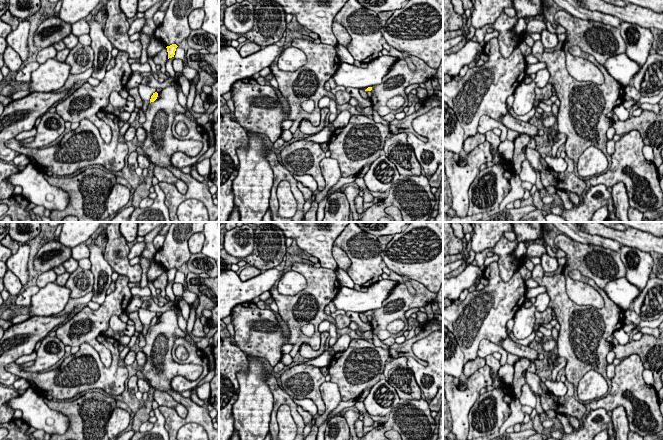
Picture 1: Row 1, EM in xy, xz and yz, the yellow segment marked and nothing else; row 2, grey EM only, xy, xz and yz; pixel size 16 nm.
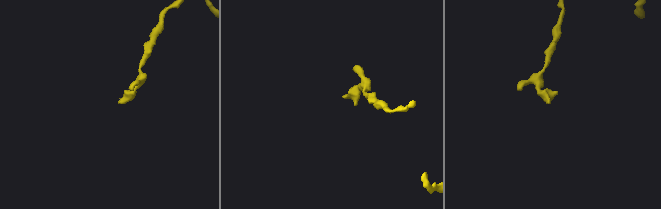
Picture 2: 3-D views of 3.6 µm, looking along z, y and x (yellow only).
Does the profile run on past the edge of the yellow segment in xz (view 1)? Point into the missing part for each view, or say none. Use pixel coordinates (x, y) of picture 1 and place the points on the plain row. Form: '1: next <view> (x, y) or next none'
1: next none

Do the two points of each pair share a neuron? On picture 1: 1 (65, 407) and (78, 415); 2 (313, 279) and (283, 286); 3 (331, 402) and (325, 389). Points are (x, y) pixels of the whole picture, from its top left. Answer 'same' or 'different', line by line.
1: same
2: different
3: same

